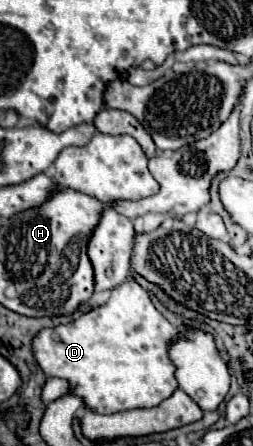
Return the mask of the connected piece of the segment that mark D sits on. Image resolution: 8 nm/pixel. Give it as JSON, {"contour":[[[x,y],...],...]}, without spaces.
{"contour":[[[129,278],[111,290],[111,296],[105,304],[85,310],[77,320],[69,324],[39,330],[31,340],[31,348],[33,358],[45,376],[67,380],[71,386],[69,394],[83,398],[85,408],[99,414],[113,414],[131,408],[153,408],[171,396],[171,392],[177,388],[177,380],[173,376],[175,366],[167,356],[167,344],[177,336],[181,336],[181,332],[175,332],[175,326],[171,326],[171,322],[159,314],[149,294],[137,284],[137,280]]]}

